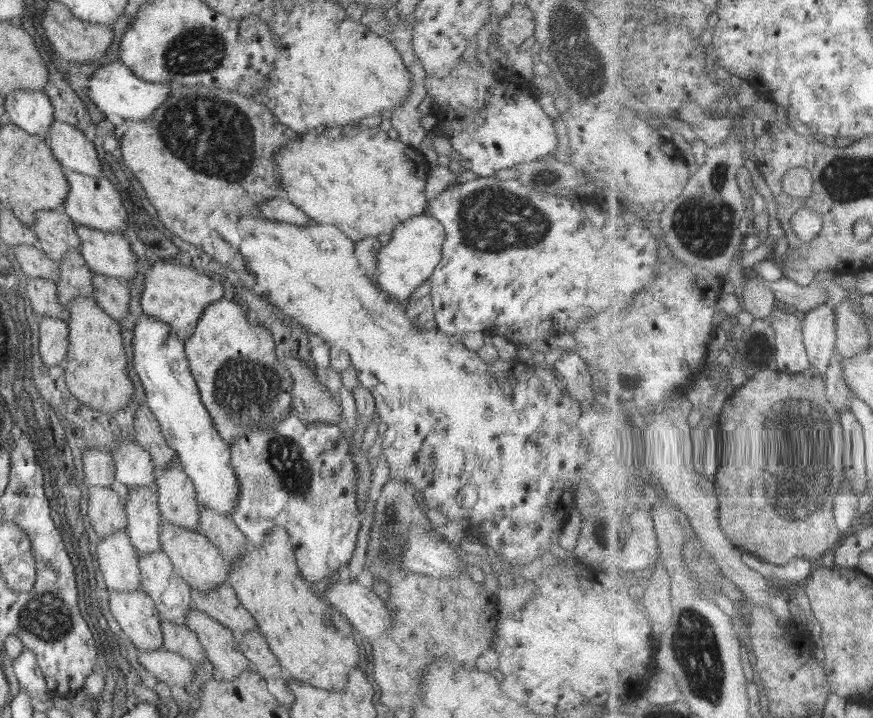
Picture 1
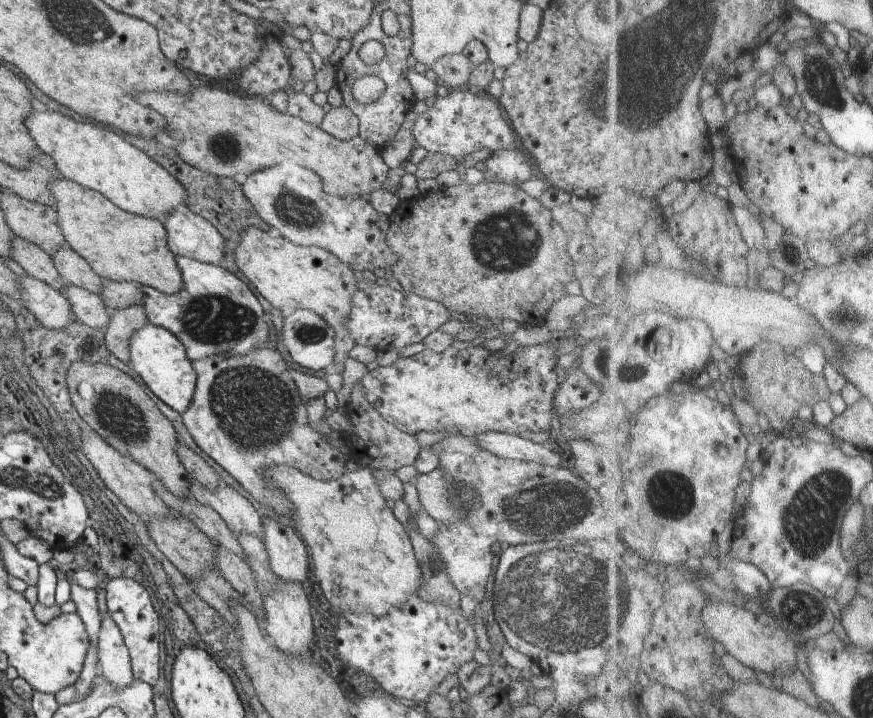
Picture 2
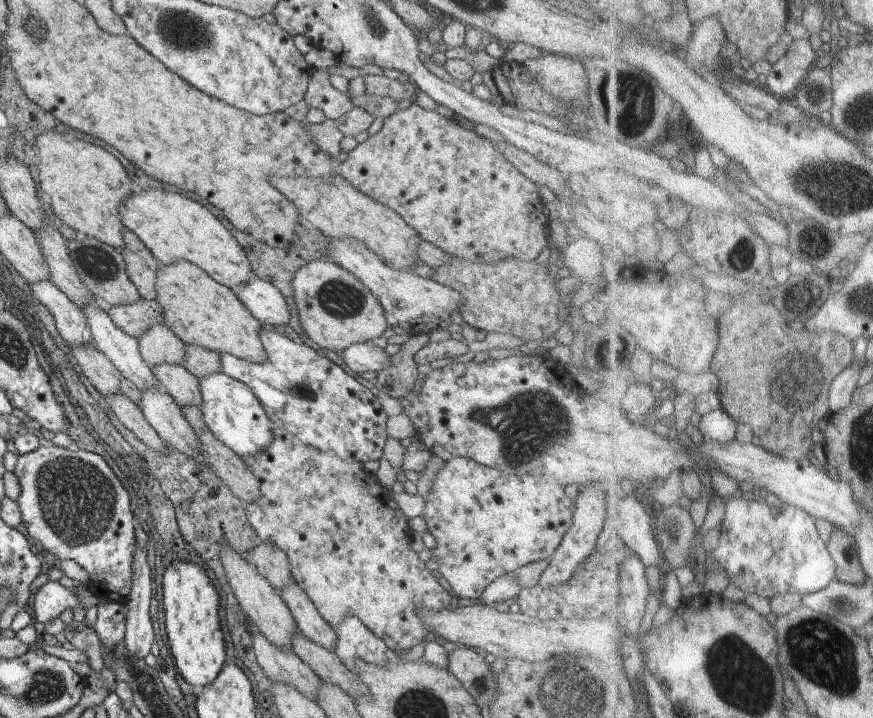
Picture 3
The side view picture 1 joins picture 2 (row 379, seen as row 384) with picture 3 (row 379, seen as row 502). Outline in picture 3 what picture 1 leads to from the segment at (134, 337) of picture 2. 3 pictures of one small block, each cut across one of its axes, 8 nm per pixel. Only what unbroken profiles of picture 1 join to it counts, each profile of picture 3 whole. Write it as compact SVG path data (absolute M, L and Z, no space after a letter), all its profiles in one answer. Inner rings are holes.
M220 372L199 378L199 389L203 398L200 410L206 426L231 451L241 458L248 459L258 456L272 444L275 436L271 420L268 418L263 404L260 404L246 384Z

